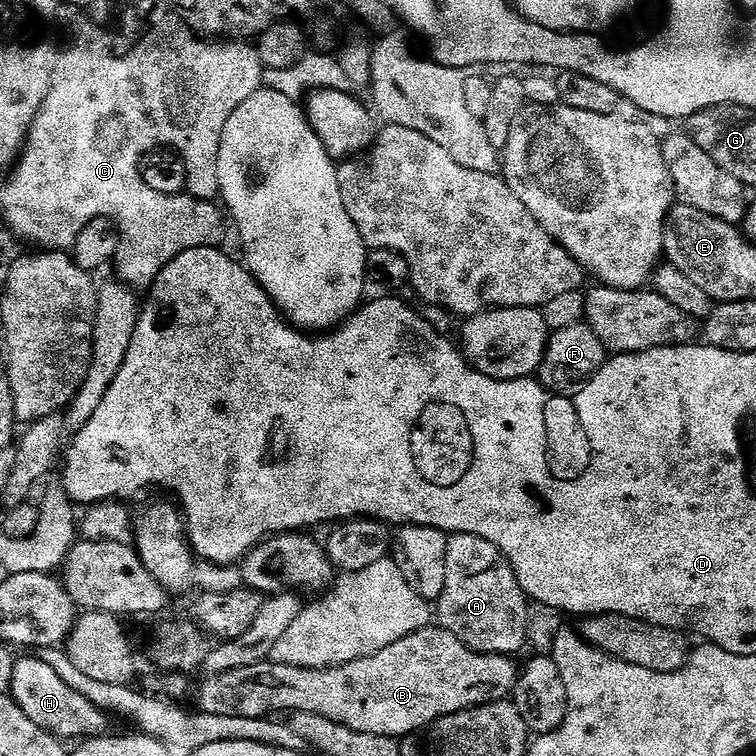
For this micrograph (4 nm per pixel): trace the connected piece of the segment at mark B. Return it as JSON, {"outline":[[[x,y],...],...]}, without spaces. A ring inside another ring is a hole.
{"outline":[[[429,626],[417,632],[411,632],[406,638],[402,638],[398,642],[394,642],[390,646],[386,646],[382,650],[370,654],[366,658],[358,658],[354,662],[343,664],[341,668],[298,668],[275,662],[265,662],[252,666],[244,666],[242,669],[230,670],[220,675],[209,675],[207,678],[204,678],[204,681],[200,684],[200,689],[196,692],[197,705],[195,707],[206,714],[226,714],[226,718],[272,718],[280,714],[276,712],[285,712],[285,714],[305,712],[306,714],[318,714],[322,718],[330,718],[330,722],[338,722],[342,726],[350,726],[350,730],[358,730],[362,734],[370,734],[371,736],[381,738],[387,738],[387,736],[408,738],[416,734],[412,732],[418,731],[419,728],[427,729],[435,720],[440,720],[444,716],[465,712],[483,704],[493,704],[499,700],[509,699],[515,693],[516,685],[519,684],[522,675],[521,669],[518,667],[518,664],[516,668],[514,661],[516,660],[511,655],[497,656],[494,653],[475,652],[470,646],[456,638],[454,634],[448,633],[446,629],[439,626]]]}

